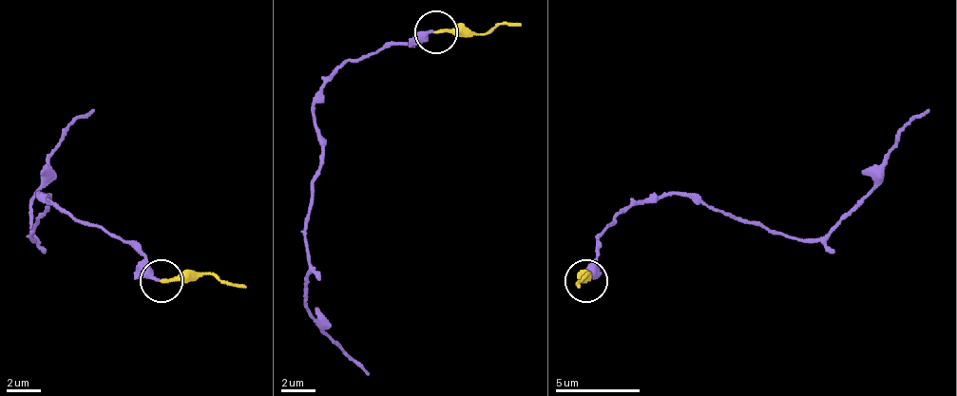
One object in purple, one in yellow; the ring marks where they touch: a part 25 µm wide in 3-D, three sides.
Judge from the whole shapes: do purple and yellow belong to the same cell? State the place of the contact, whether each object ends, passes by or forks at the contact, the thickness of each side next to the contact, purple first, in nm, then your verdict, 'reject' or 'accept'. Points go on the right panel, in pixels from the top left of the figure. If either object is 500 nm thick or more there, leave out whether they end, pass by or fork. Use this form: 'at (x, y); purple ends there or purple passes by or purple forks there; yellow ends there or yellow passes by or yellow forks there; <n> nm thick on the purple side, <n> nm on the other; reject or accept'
at (586, 280); purple ends there; yellow ends there; 320 nm thick on the purple side, 200 nm on the other; reject

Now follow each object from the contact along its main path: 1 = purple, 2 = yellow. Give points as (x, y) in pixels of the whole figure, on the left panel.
1: (158, 281), (128, 243), (73, 222), (40, 193), (48, 201), (31, 239), (44, 167), (61, 134), (95, 108)
2: (162, 281), (213, 273), (221, 281), (247, 286)

